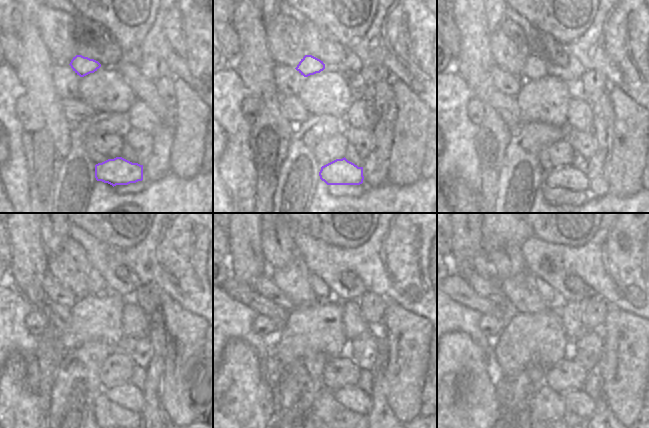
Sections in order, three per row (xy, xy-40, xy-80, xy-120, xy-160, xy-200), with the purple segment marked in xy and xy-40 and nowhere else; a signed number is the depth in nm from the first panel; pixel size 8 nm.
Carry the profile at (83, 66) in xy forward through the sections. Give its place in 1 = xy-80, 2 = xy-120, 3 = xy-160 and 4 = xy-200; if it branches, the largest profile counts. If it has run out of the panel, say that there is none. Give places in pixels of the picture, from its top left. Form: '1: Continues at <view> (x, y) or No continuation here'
1: Continues at xy-80 (535, 68)
2: Continues at xy-120 (97, 285)
3: Continues at xy-160 (320, 288)
4: Continues at xy-200 (547, 293).

